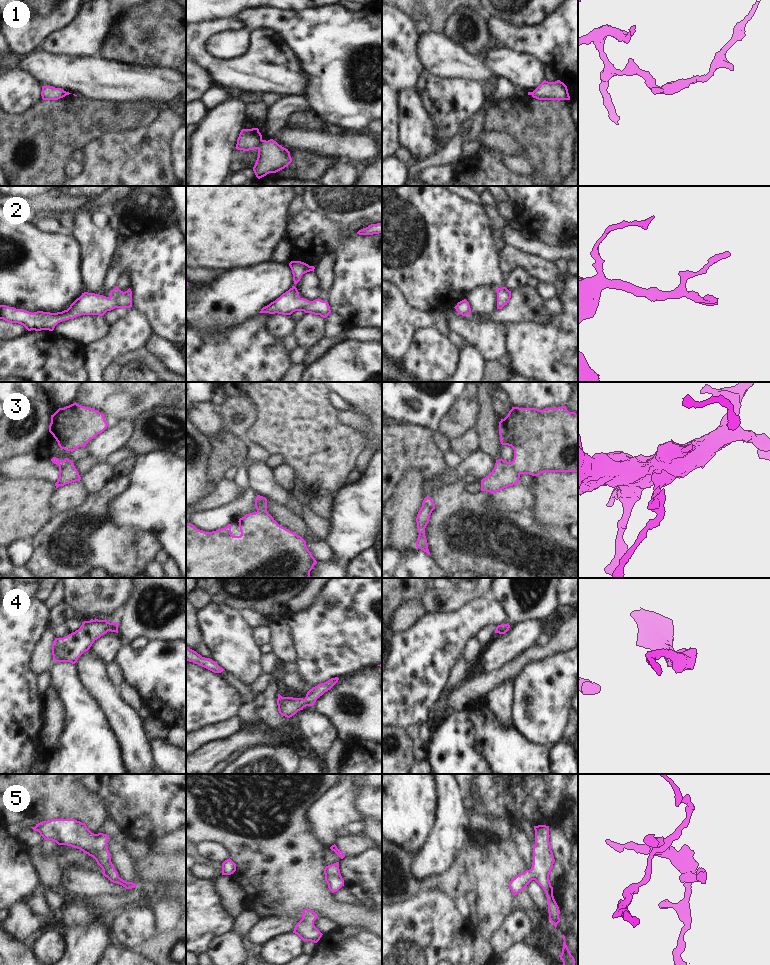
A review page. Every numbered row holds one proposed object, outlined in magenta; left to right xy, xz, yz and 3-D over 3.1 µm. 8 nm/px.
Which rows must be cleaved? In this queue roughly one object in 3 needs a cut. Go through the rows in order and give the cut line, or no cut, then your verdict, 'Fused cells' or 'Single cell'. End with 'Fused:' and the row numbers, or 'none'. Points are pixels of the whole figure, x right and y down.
1: Split along xz (261, 139), (257, 148). Fused cells
2: No split. Single cell
3: No split. Single cell
4: No split. Single cell
5: No split. Single cell
Fused: 1.

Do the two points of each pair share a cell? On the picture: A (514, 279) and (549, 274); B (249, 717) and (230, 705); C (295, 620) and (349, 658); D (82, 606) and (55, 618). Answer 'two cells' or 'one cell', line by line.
A: two cells
B: two cells
C: one cell
D: two cells

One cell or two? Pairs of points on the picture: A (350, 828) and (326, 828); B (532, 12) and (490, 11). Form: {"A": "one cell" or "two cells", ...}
{"A": "two cells", "B": "one cell"}

